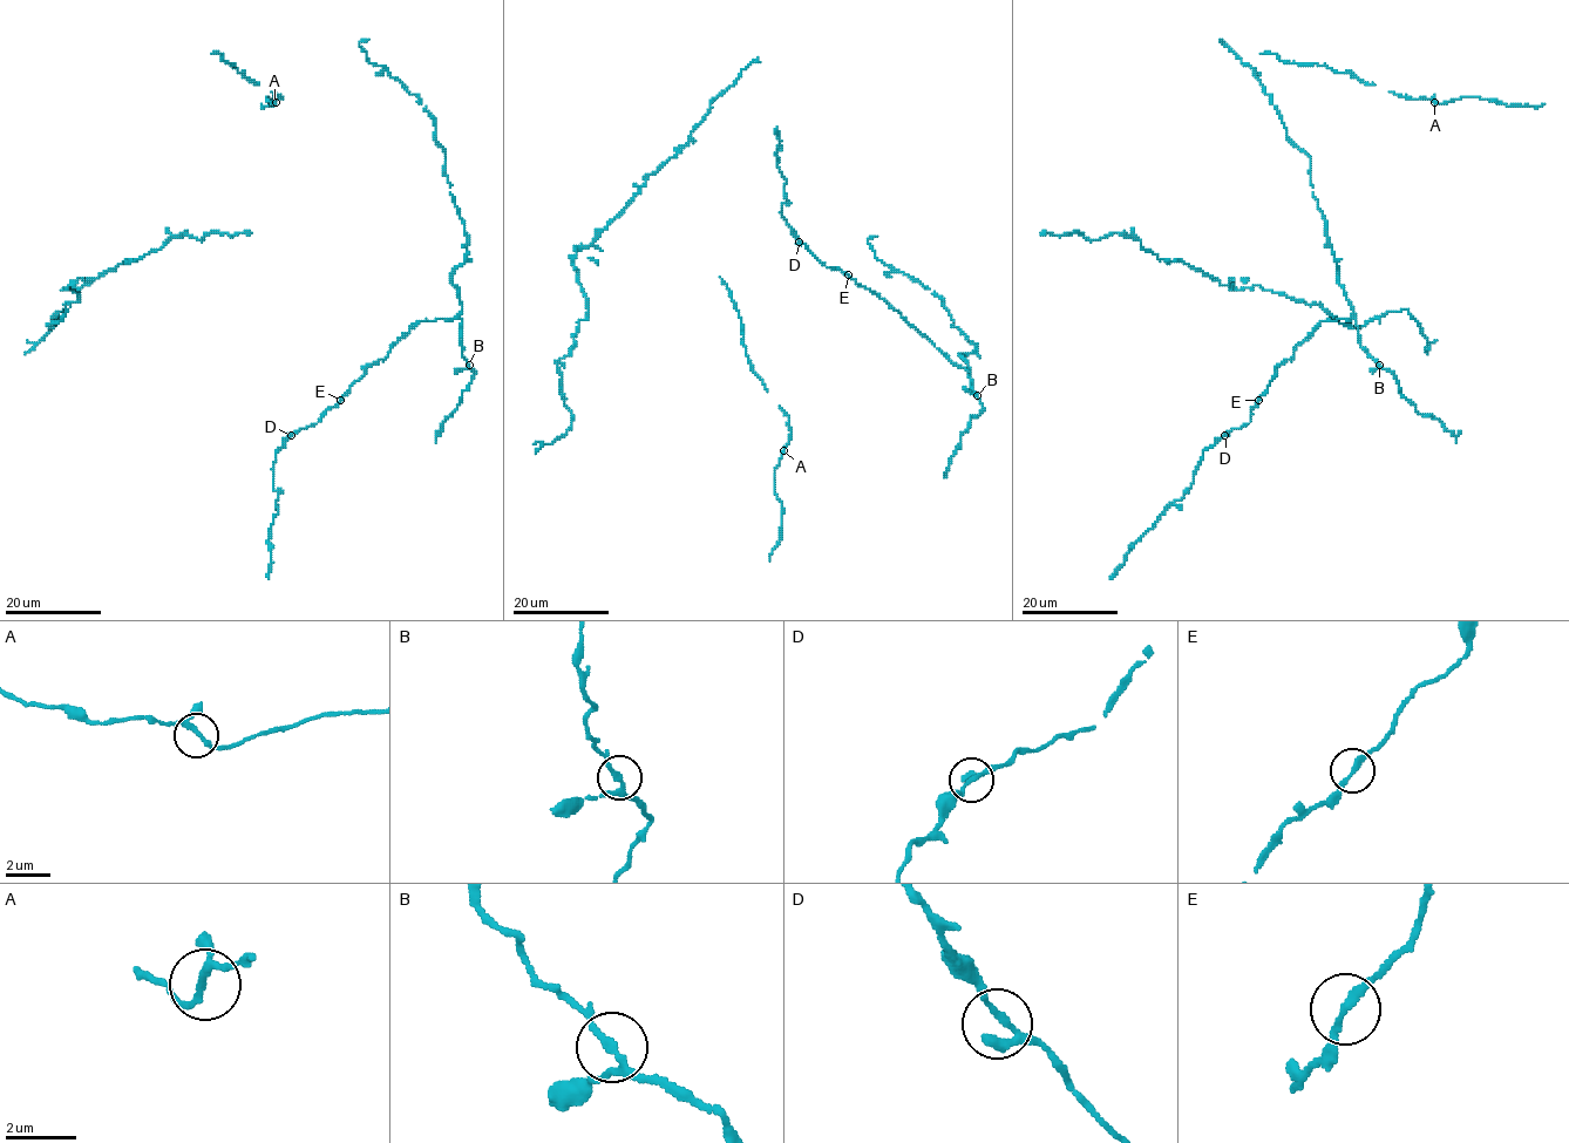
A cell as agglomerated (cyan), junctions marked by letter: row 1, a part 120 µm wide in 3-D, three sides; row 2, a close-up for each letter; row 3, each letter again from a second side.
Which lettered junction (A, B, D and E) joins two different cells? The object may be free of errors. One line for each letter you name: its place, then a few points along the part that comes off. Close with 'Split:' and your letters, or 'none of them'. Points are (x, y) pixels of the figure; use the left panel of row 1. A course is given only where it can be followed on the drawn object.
Split: none of them

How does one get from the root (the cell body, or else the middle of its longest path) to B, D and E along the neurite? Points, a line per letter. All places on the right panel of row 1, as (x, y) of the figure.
B: (1242, 61), (1271, 99), (1285, 136), (1310, 158), (1338, 284), (1353, 312), (1359, 342), (1379, 365)
D: (1242, 61), (1271, 99), (1285, 136), (1310, 158), (1352, 315), (1323, 320), (1276, 367), (1250, 422), (1224, 435)
E: (1242, 61), (1310, 158), (1352, 310), (1323, 320), (1258, 399)

